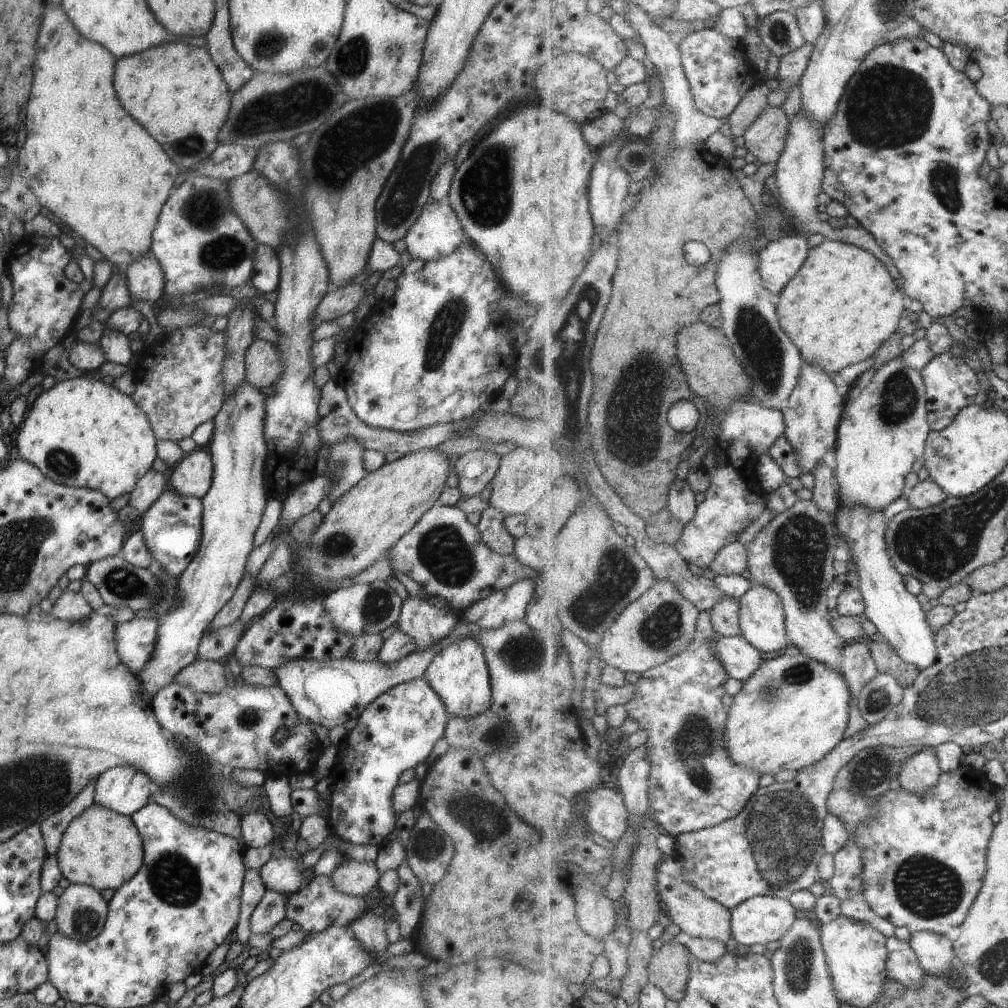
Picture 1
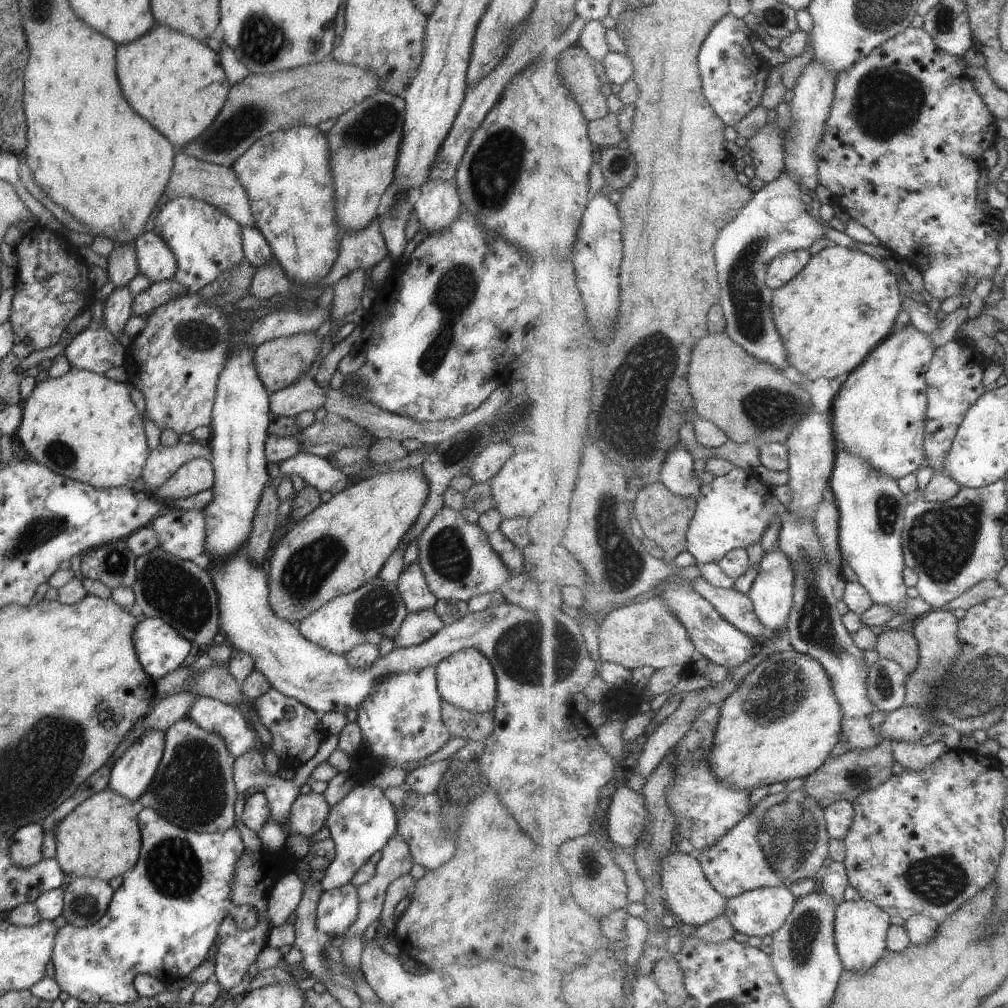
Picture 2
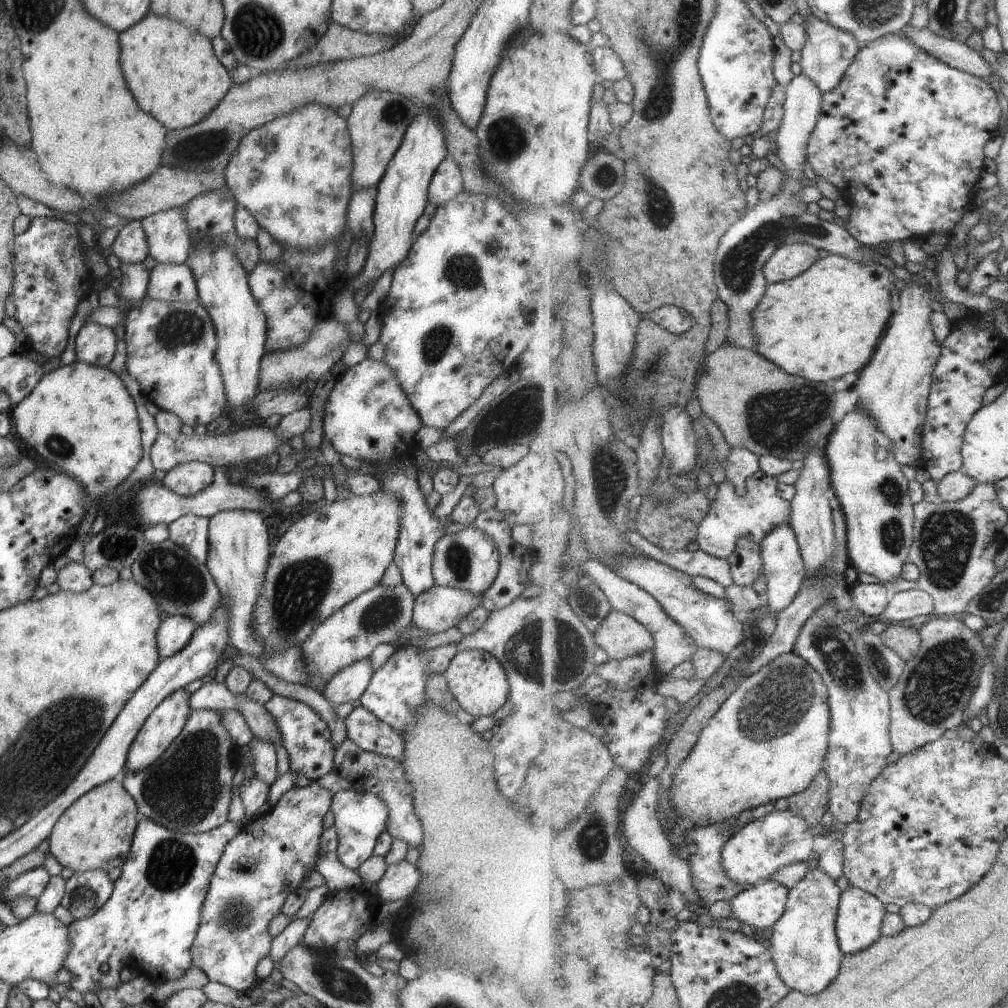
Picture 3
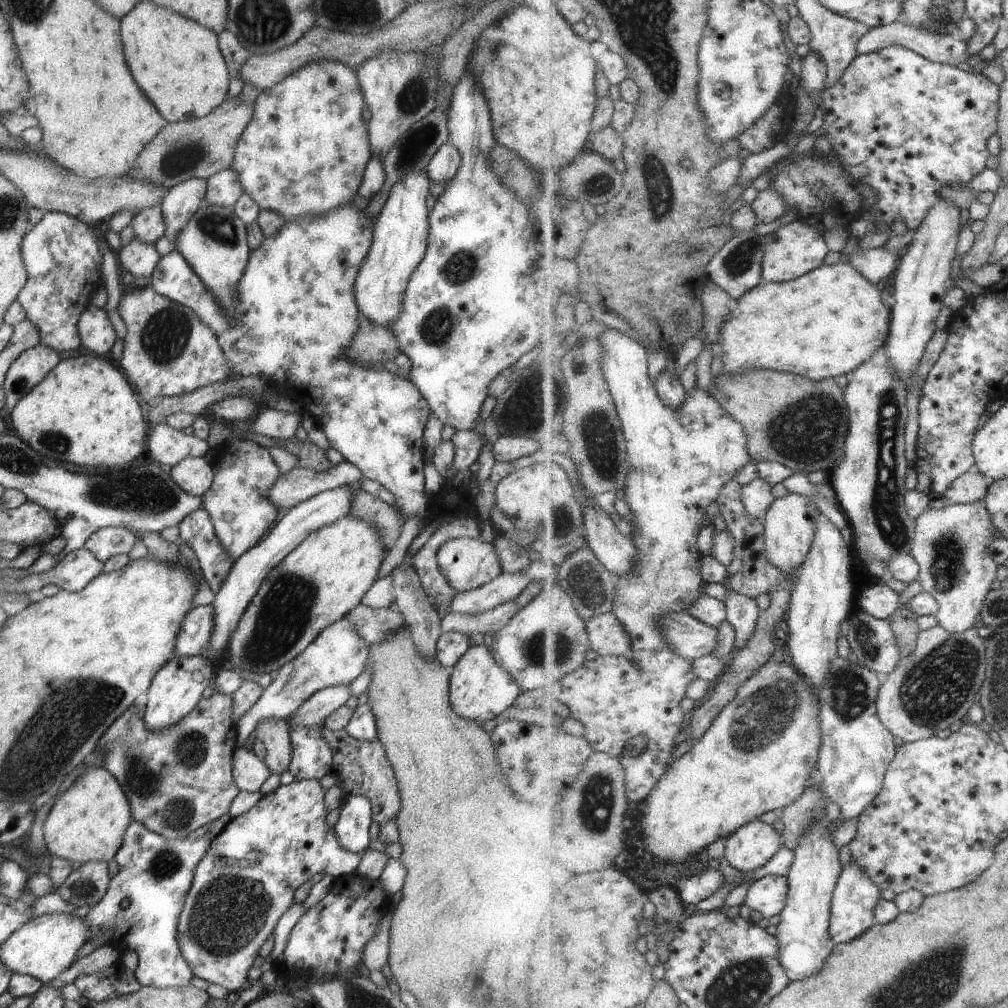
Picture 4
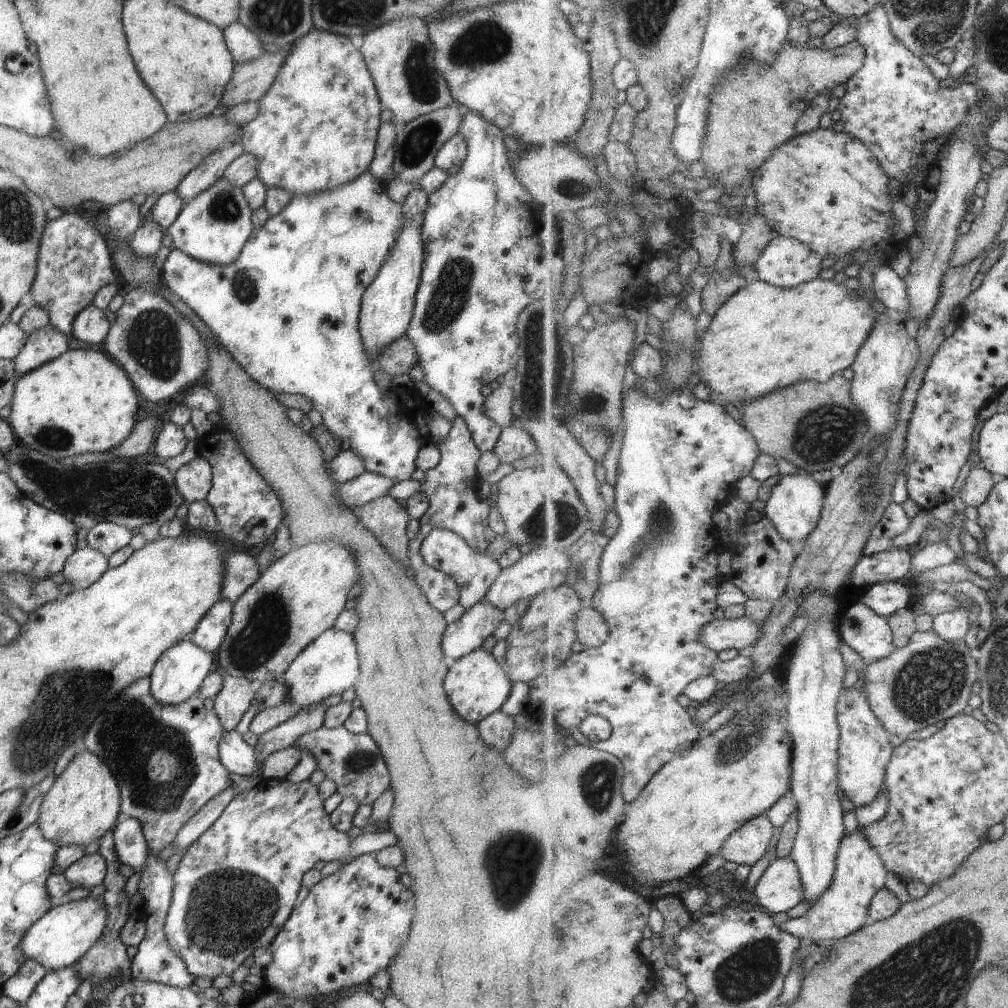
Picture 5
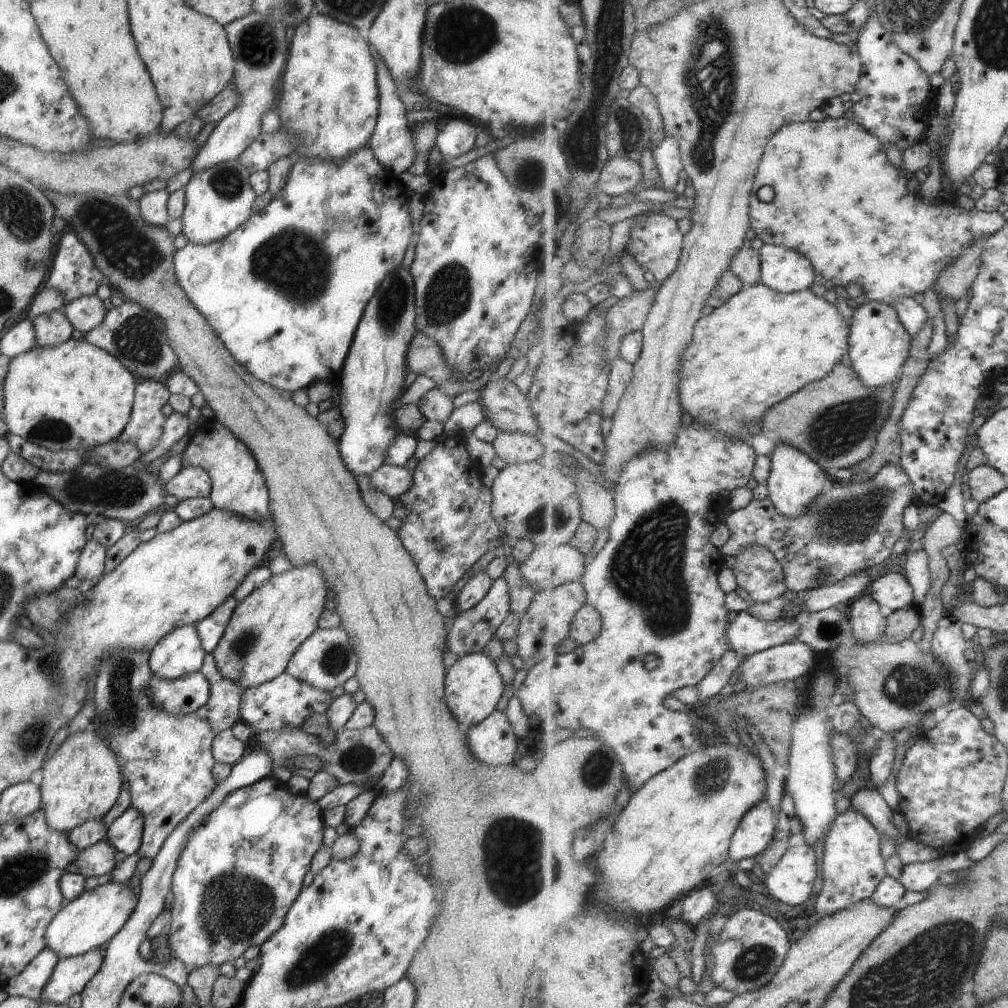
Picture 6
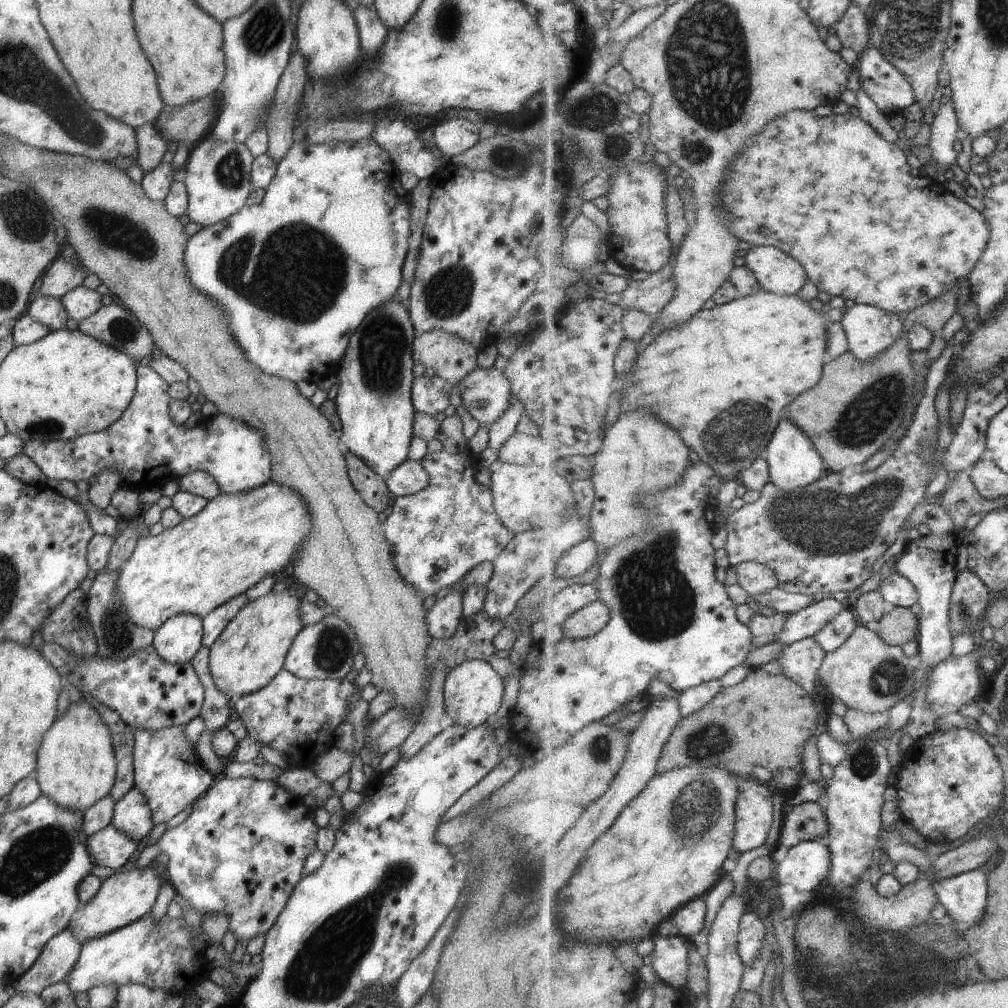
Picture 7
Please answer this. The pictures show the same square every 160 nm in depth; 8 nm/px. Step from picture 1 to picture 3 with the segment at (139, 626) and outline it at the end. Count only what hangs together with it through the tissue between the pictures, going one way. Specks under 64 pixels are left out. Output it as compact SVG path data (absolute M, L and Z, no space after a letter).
M168 616L160 620L155 630L155 650L159 660L182 650L195 631L195 622L183 616Z

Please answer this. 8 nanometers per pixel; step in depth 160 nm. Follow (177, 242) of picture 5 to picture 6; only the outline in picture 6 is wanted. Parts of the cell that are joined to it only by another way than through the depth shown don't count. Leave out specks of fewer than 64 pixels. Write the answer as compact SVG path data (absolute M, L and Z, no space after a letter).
M239 160L219 162L195 174L183 188L185 204L181 214L181 233L191 244L207 244L233 232L251 216L255 195L249 186L249 172L239 166Z

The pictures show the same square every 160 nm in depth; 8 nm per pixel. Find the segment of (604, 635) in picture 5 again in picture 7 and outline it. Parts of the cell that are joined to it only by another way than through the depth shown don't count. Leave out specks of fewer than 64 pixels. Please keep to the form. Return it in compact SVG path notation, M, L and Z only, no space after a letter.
M601 600L574 612L561 626L557 635L577 640L595 636L609 624L610 608Z

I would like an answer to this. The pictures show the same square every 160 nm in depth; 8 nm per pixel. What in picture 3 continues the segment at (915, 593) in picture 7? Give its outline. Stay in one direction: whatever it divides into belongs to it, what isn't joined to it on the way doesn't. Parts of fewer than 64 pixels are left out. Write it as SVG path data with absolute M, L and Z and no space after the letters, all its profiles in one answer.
M851 581L847 589L852 597L853 606L868 620L881 619L892 597L888 588L879 583L861 584Z

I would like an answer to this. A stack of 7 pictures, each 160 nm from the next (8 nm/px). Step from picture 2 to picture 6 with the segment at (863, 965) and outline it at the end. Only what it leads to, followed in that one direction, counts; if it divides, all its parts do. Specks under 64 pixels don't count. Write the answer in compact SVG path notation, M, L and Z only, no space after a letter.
M849 806L849 810L835 816L833 828L825 839L823 854L823 886L816 899L815 910L820 918L827 918L835 912L853 908L857 902L869 900L877 892L879 884L887 878L885 862L881 856L881 836L870 819Z

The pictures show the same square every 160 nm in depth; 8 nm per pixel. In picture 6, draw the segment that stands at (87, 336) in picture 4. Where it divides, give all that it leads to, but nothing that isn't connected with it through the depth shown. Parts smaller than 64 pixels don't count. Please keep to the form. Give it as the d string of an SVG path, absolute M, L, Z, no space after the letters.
M91 294L91 296L79 296L71 302L67 302L61 312L69 320L73 330L85 334L103 320L107 308L106 302L101 301L95 294Z

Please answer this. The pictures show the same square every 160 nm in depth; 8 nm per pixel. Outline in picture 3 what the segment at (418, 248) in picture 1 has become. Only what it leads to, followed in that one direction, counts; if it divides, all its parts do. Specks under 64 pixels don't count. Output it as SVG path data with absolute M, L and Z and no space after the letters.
M446 156L437 164L427 186L426 203L439 207L462 190L462 175L454 161Z

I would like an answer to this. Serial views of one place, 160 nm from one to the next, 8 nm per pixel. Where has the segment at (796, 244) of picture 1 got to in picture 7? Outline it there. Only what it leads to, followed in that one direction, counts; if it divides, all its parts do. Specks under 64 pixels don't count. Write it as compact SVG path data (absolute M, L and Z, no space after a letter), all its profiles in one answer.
M761 245L746 251L744 256L745 266L749 267L763 290L779 296L795 295L805 282L809 281L807 271L791 255L785 254L779 247Z

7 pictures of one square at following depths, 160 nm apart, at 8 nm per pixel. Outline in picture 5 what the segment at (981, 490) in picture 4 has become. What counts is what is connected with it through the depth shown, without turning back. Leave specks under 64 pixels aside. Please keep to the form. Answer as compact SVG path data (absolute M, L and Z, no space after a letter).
M972 467L961 487L961 499L965 506L981 506L990 497L994 484L990 470Z

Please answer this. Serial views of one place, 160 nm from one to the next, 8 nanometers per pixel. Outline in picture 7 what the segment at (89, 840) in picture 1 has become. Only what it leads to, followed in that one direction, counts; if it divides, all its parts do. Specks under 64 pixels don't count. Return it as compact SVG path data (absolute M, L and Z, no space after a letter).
M81 699L80 701L69 703L65 712L59 716L59 718L56 718L51 723L51 726L45 731L36 752L36 768L33 770L33 776L43 795L47 795L53 802L56 802L56 805L69 807L77 811L83 811L88 806L91 806L99 797L109 793L115 776L115 755L111 742L110 730L105 723L101 722L100 714L97 714L97 711L87 701Z

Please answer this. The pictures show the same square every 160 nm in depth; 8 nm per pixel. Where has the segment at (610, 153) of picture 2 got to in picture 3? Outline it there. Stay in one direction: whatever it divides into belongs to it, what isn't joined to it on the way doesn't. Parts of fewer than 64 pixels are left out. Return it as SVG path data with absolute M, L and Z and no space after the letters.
M600 149L583 168L581 185L591 197L605 202L621 192L626 176L627 166L622 155Z

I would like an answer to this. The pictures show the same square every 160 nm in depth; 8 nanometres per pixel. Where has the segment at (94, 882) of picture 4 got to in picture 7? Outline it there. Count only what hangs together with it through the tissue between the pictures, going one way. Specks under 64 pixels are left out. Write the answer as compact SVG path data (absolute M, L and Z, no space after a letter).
M111 822L90 834L86 841L94 866L117 871L126 862L130 862L132 856L139 854L138 842L114 827Z

